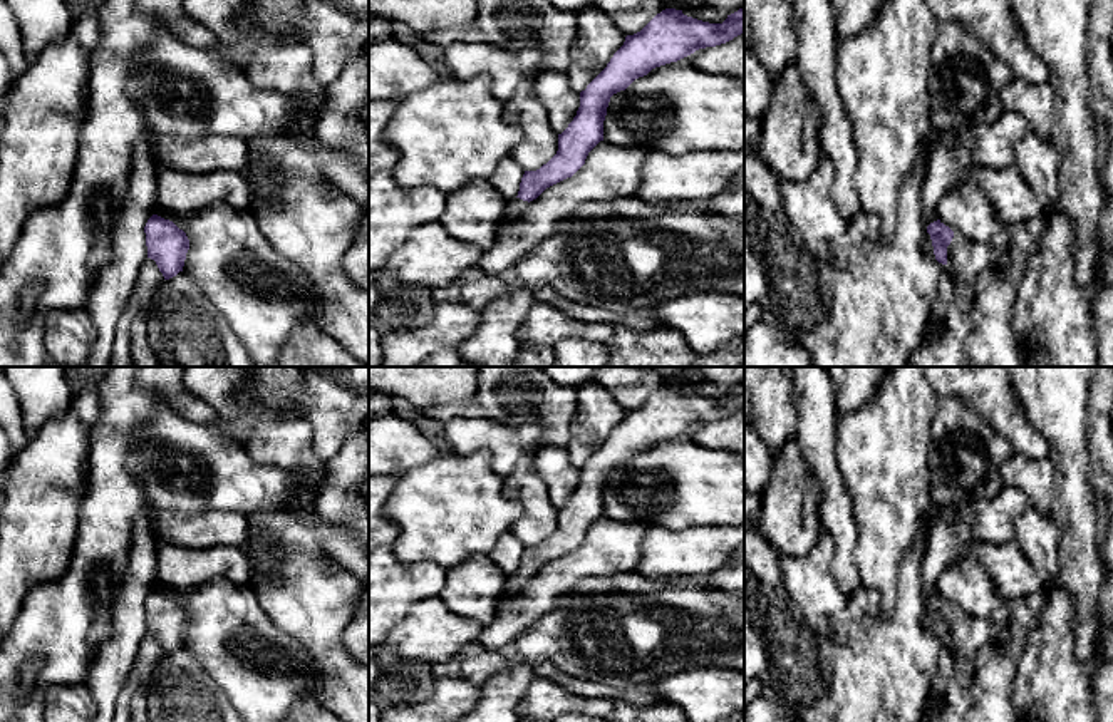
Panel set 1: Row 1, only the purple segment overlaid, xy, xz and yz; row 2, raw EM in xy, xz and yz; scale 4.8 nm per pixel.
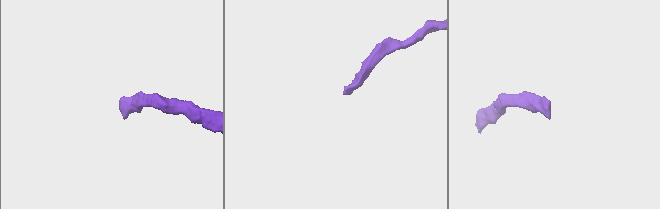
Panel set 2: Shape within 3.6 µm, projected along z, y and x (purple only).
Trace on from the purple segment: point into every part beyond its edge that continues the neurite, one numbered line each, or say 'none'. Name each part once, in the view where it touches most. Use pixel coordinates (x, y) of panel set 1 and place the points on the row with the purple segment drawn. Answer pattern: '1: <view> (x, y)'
1: yz (968, 260)

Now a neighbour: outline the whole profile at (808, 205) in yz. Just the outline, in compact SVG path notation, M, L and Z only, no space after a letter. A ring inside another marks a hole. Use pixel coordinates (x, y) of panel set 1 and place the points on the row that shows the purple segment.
M821 154L806 181L778 179L779 199L805 248L818 260L833 263L833 246L841 241L848 223L833 203L830 188L833 166Z

